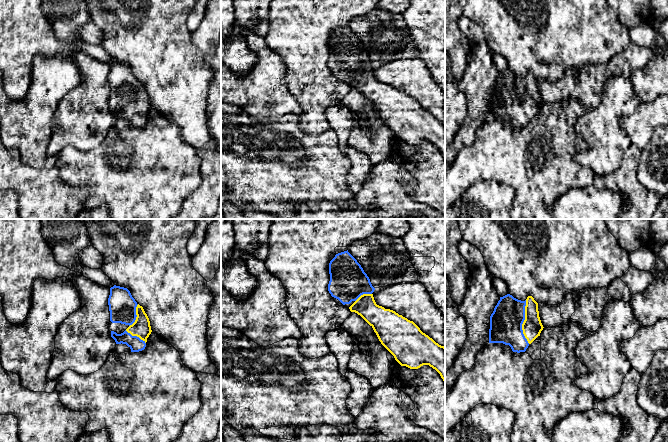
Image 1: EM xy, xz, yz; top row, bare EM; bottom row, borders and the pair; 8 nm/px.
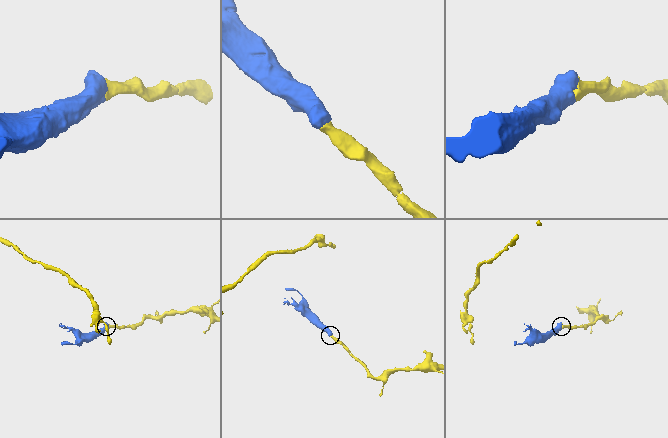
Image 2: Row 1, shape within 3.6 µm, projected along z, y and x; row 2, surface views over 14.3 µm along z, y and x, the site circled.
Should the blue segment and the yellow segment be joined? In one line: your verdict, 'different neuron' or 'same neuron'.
same neuron

